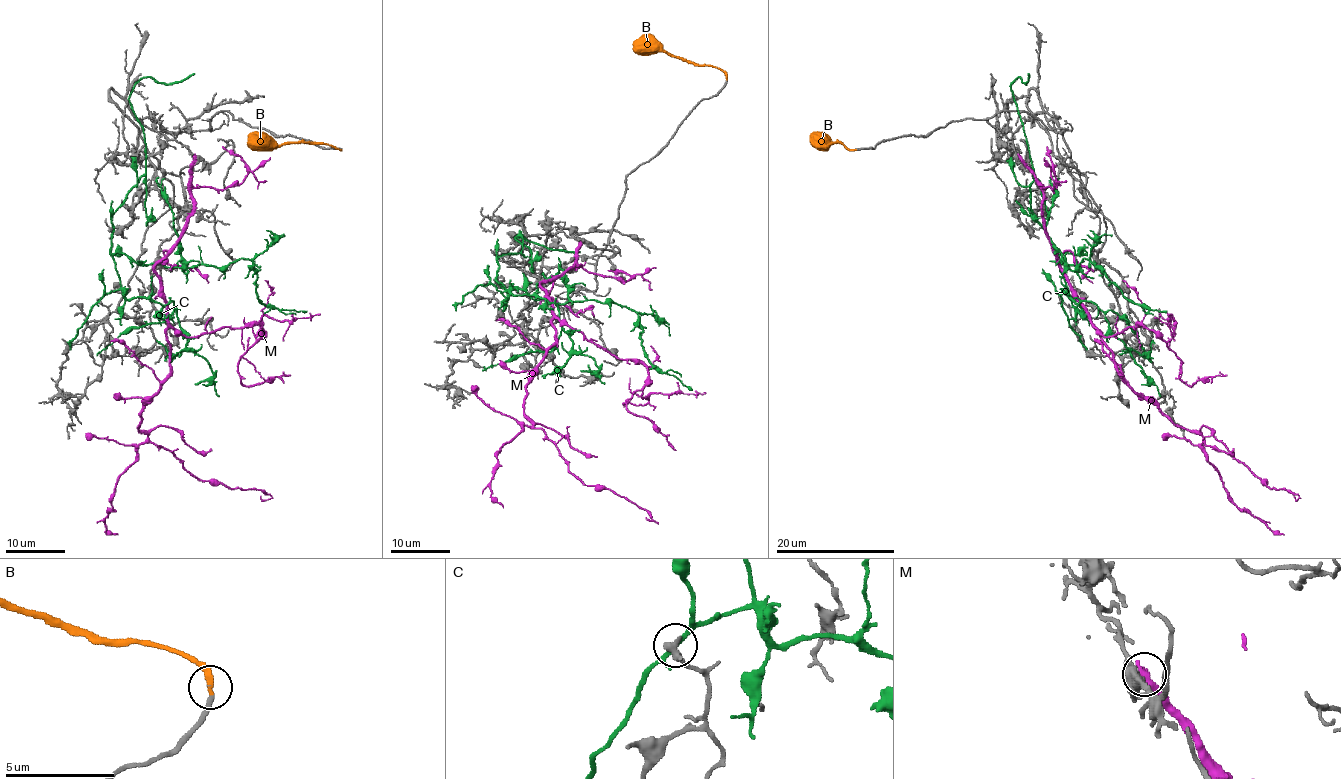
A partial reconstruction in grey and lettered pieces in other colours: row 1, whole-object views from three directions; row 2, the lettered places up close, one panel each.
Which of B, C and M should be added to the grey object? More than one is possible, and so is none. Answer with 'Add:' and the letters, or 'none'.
Add: B

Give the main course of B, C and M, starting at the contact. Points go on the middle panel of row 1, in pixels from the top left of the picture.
B: (726, 78), (723, 72), (711, 66), (695, 66), (662, 51), (640, 51), (634, 42)
C: (485, 286), (506, 290), (501, 283), (552, 304), (586, 299), (629, 307), (638, 316), (647, 359), (692, 390)
M: (580, 243), (578, 265), (540, 284), (555, 341), (526, 386), (525, 417), (586, 485), (645, 517)

